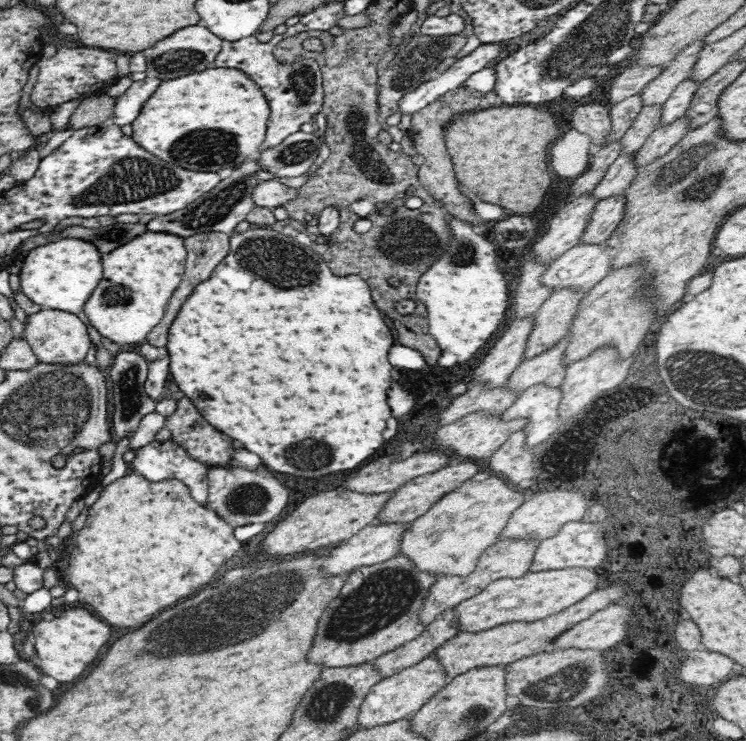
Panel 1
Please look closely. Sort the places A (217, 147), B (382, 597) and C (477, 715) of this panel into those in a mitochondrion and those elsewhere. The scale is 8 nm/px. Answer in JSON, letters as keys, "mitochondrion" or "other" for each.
{"A":"mitochondrion","B":"mitochondrion","C":"mitochondrion"}

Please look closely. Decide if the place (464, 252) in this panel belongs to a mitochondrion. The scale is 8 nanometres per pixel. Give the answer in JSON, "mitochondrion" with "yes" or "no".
{"mitochondrion":"yes"}

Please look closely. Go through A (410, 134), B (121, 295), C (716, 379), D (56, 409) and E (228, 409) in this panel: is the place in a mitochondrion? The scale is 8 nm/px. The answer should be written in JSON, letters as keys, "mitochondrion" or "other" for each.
{"A":"other","B":"mitochondrion","C":"mitochondrion","D":"mitochondrion","E":"other"}

